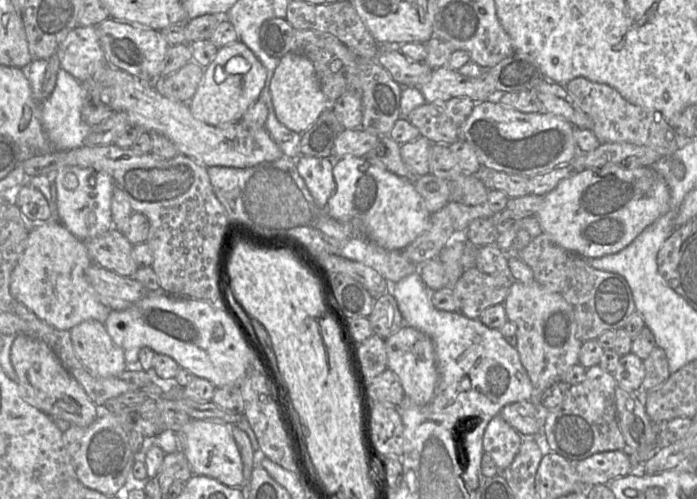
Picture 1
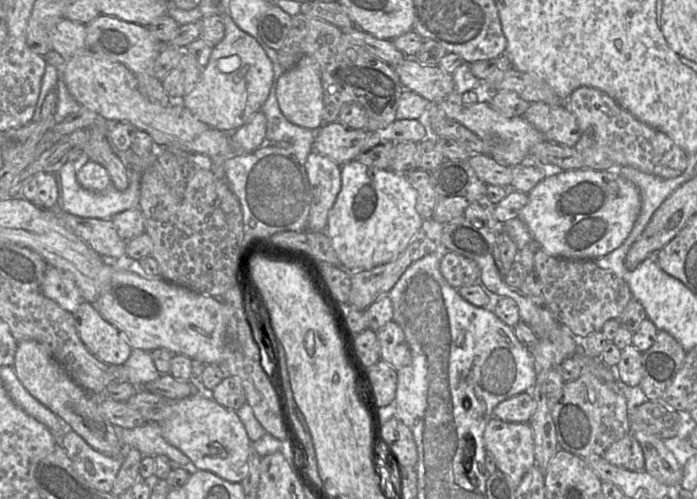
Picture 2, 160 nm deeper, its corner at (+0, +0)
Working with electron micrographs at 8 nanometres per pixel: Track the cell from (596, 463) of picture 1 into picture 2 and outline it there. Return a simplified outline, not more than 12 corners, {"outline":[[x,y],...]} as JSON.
{"outline":[[631,434],[612,443],[602,456],[610,464],[639,472],[642,448]]}

